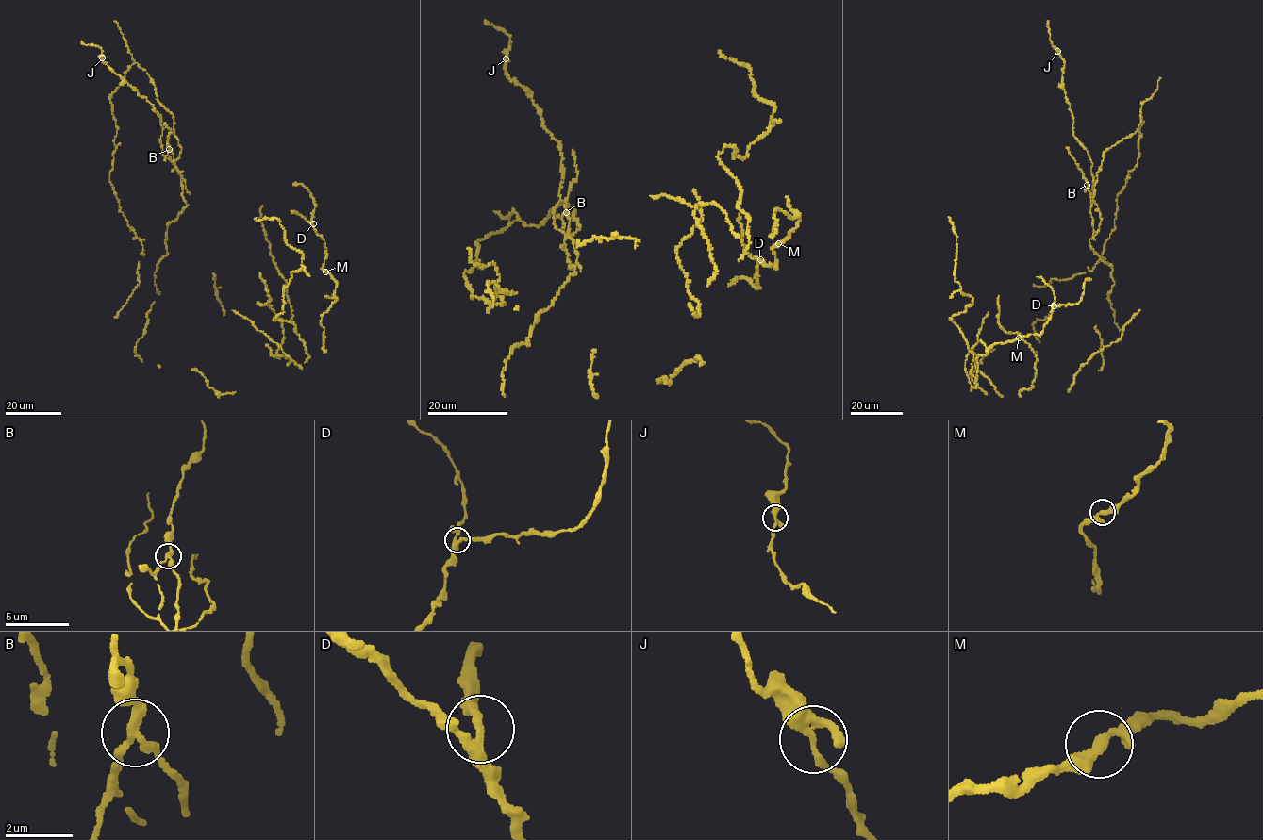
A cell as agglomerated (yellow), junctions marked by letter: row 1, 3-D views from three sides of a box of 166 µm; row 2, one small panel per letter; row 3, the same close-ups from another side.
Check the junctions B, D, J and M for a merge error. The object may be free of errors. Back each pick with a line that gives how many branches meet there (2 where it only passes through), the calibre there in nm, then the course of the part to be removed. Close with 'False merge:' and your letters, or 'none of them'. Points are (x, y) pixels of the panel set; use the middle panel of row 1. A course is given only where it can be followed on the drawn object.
B: Branches: 3. Thickness 240 nm. Course of the part to remove: (566, 212), (569, 221), (568, 236), (573, 240), (577, 255), (575, 262), (580, 271)
False merge: B

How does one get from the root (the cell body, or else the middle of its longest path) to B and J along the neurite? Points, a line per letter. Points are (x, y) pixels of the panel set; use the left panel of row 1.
B: (133, 229), (109, 175), (117, 128), (110, 96), (134, 62), (173, 115), (180, 156), (172, 161), (169, 149)
J: (133, 229), (109, 175), (110, 96), (134, 62), (181, 147), (163, 155), (160, 115), (102, 57)

